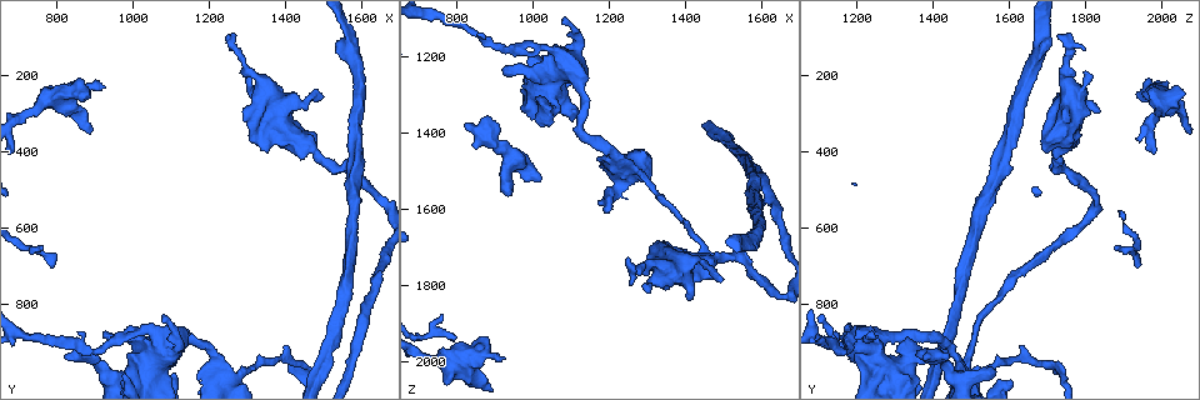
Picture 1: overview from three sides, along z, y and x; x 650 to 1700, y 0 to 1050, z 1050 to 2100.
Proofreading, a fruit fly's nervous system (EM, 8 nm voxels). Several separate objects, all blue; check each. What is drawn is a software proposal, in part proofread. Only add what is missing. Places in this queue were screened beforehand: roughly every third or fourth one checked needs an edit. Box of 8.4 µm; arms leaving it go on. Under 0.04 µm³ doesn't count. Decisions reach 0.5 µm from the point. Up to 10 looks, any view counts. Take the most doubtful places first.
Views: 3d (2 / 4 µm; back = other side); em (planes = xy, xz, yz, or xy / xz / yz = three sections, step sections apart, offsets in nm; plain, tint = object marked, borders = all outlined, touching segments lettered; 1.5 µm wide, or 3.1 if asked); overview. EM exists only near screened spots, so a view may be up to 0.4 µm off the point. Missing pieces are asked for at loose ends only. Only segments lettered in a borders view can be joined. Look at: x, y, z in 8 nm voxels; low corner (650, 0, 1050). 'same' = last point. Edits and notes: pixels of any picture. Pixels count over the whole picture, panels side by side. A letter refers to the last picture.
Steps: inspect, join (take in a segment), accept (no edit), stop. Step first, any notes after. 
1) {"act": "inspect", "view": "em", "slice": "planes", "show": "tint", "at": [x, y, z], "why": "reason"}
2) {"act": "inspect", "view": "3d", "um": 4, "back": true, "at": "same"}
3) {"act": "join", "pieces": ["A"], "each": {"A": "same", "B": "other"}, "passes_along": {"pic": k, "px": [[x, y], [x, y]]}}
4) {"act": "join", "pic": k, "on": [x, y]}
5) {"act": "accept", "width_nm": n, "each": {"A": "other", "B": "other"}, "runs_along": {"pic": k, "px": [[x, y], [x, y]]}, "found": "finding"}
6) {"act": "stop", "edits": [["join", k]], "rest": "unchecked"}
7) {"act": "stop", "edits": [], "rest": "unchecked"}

{"act": "inspect", "view": "3d", "um": 2, "back": true, "at": [880, 255, 1940], "why": "stops while still wide"}

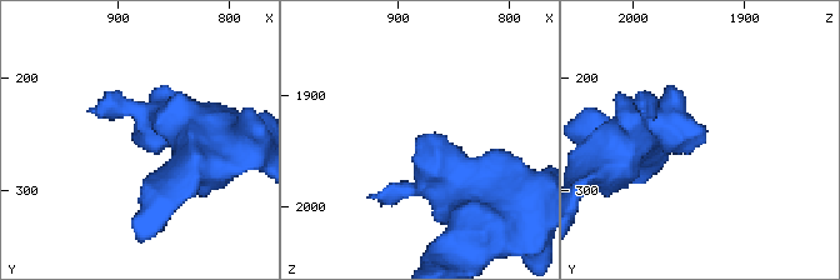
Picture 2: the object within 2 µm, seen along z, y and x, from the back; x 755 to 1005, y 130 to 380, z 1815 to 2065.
{"act": "inspect", "view": "em", "slice": "xz", "step": 4, "show": "borders", "at": [876, 254, 1940], "why": "need the tissue"}

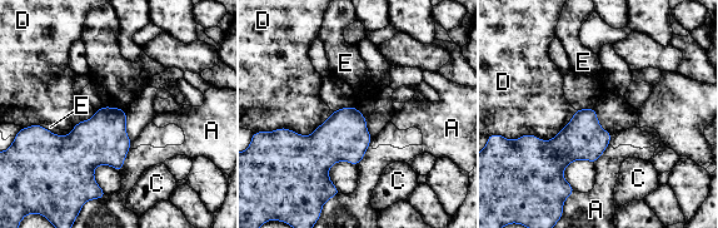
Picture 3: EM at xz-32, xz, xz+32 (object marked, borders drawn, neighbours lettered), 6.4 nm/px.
{"act": "inspect", "view": "em", "slice": "planes", "show": "borders", "at": "same"}

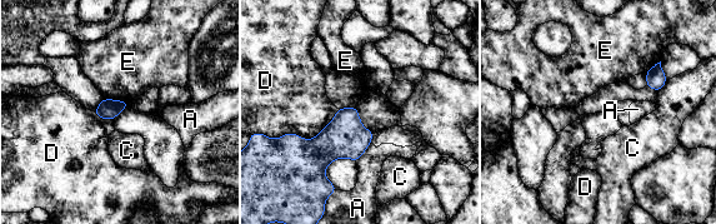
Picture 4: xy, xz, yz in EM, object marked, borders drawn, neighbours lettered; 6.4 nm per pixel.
{"act": "accept", "each": {"A": "other", "C": "other", "D": "other", "E": "other"}, "border": {"pic": 4, "px": [[104, 96], [128, 103]]}, "found": "no lettered segment goes on from it"}

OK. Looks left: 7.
{"act": "inspect", "view": "3d", "um": 2, "back": true, "at": [820, 940, 1370], "why": "an open end"}

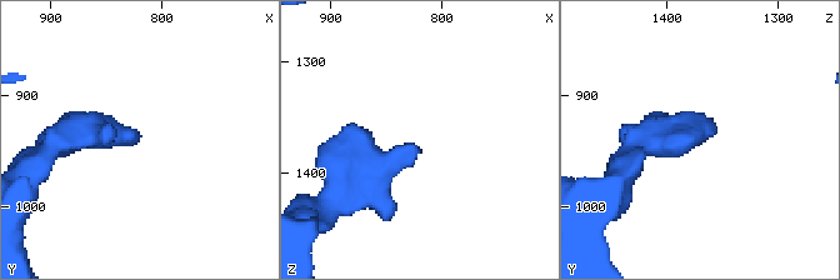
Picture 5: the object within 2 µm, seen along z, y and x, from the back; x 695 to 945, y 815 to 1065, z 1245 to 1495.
{"act": "inspect", "view": "em", "slice": "planes", "show": "plain", "at": [820, 934, 1376], "why": "need the tissue"}

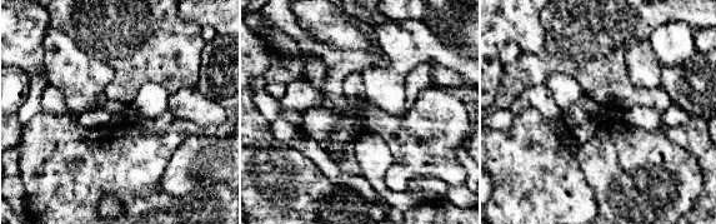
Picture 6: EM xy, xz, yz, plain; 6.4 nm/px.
{"act": "inspect", "view": "em", "slice": "planes", "show": "borders", "at": "same", "why": "what lies round it"}

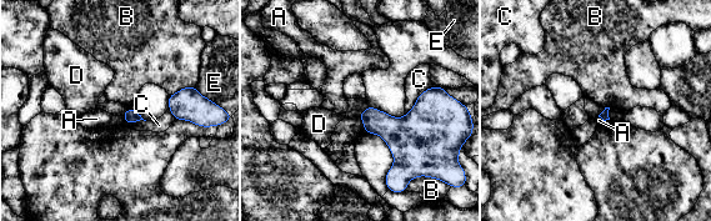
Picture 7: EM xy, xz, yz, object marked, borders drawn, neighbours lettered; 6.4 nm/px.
{"act": "accept", "each": {"A": "other", "B": "other", "C": "other", "D": "other", "E": "other"}, "border": {"pic": 7, "px": [[367, 105], [357, 116]]}, "found": "none of them fits"}

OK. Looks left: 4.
{"act": "inspect", "view": "em", "slice": "planes", "show": "tint", "at": [1255, 90, 1725], "why": "an open end"}

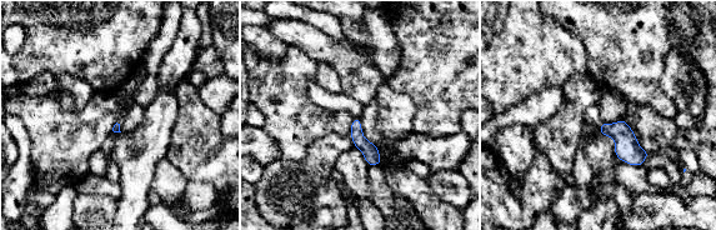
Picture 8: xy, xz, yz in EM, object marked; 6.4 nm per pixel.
{"act": "inspect", "view": "em", "slice": "planes", "show": "borders", "at": "same"}

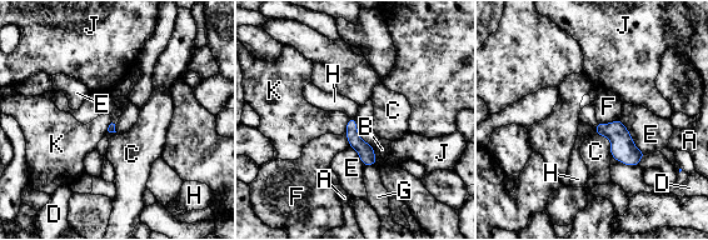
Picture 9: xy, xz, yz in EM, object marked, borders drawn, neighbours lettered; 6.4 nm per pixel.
{"act": "accept", "longest_contact_nm": ["E", 300], "each": {"A": "other", "B": "other", "C": "other", "D": "other", "E": "other", "F": "other", "G": "other", "H": "other", "J": "other", "K": "other"}, "border": {"pic": 9, "px": [[349, 116], [354, 118]]}, "found": "no lettered segment goes on from it"}

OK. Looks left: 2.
{"act": "inspect", "view": "em", "slice": "planes", "show": "borders", "at": [1495, 255, 1785], "why": "tapers out"}

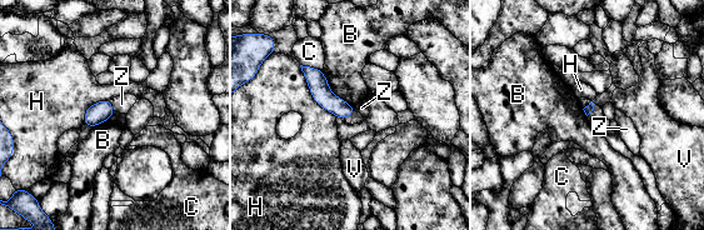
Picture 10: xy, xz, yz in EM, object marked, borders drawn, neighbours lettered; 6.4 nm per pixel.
{"act": "accept", "each": {"B": "other", "C": "other", "H": "other", "V": "other", "Z": "other"}, "found": "none of them fits"}

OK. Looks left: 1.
{"act": "stop", "edits": [], "rest": "unchecked"}

